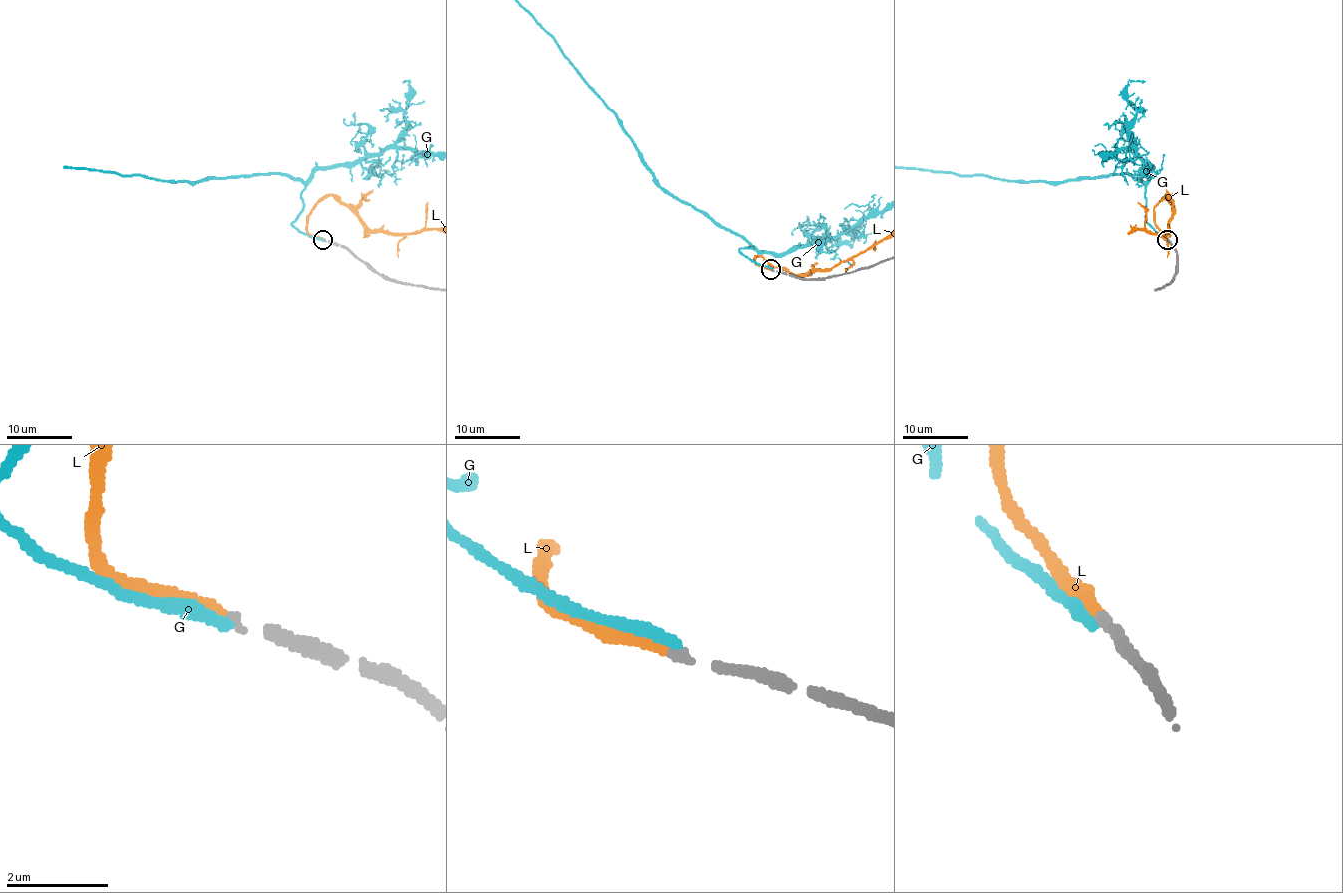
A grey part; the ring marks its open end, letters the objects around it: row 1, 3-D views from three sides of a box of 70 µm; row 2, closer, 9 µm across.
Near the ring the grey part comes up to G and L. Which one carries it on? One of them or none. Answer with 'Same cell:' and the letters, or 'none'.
Same cell: L

